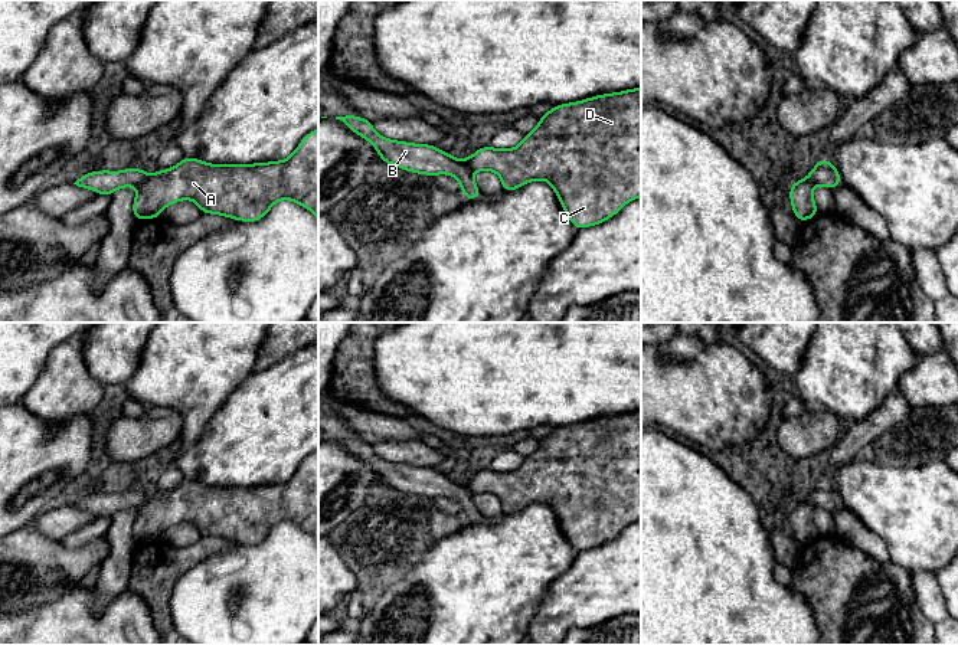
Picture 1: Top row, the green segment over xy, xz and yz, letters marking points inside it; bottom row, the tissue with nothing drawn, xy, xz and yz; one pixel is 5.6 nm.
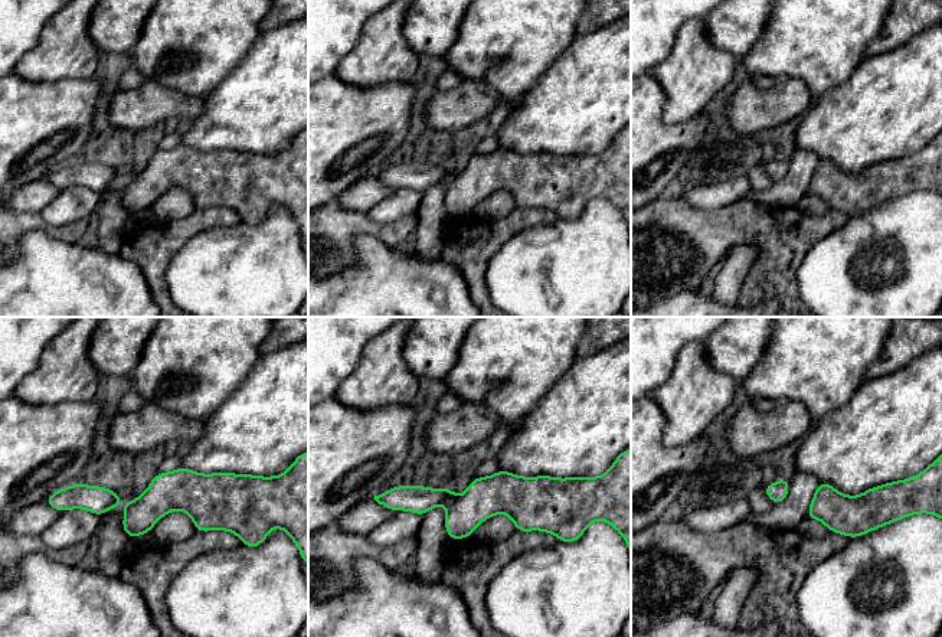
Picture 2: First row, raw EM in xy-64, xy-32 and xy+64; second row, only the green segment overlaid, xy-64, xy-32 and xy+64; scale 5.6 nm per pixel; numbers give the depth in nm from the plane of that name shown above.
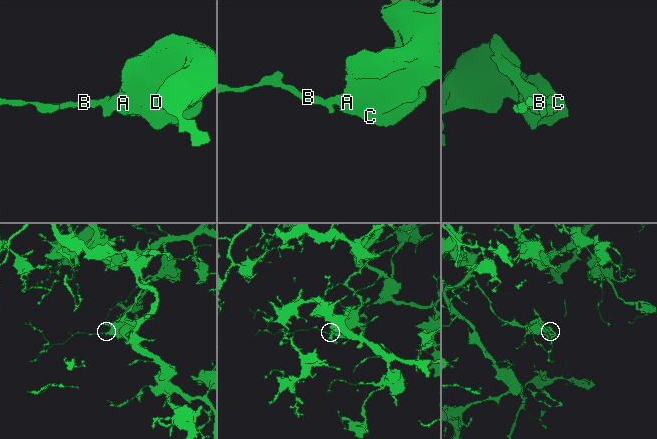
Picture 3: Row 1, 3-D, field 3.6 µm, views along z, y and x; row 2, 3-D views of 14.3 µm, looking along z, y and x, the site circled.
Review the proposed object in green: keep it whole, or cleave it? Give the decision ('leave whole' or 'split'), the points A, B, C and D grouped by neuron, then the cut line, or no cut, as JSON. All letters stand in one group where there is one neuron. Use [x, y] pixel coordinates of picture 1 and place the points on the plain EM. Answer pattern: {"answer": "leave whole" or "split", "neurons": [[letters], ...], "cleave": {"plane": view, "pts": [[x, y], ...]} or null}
{"answer": "split", "neurons": [["A", "C", "D"], ["B"]], "cleave": {"plane": "xz", "pts": [[463, 483], [471, 494]]}}

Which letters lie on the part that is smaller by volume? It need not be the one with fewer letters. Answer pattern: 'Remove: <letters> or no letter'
Remove: B

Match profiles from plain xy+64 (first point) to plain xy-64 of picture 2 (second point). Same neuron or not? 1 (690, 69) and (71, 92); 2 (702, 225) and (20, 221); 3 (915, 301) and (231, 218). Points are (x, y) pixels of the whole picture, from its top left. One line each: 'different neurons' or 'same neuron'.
1: different neurons
2: same neuron
3: different neurons

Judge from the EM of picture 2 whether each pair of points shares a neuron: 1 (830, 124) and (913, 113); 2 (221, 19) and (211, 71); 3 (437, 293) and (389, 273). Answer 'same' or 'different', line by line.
1: same
2: same
3: same

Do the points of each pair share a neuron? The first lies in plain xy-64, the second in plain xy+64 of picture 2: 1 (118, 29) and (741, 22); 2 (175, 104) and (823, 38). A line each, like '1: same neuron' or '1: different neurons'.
1: same neuron
2: different neurons

